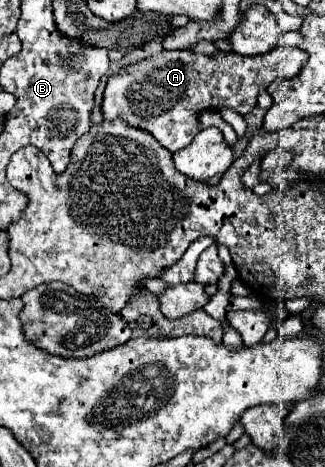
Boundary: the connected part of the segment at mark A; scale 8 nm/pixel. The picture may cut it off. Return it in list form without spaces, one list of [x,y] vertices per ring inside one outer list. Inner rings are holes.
[[[281,43],[269,51],[269,55],[259,57],[241,57],[223,51],[213,57],[195,51],[161,51],[109,77],[101,113],[105,121],[121,119],[129,127],[147,131],[167,151],[177,153],[189,147],[201,131],[199,113],[229,107],[239,115],[247,115],[255,107],[257,95],[263,93],[269,83],[275,79],[291,79],[303,67],[305,59],[305,51]]]

